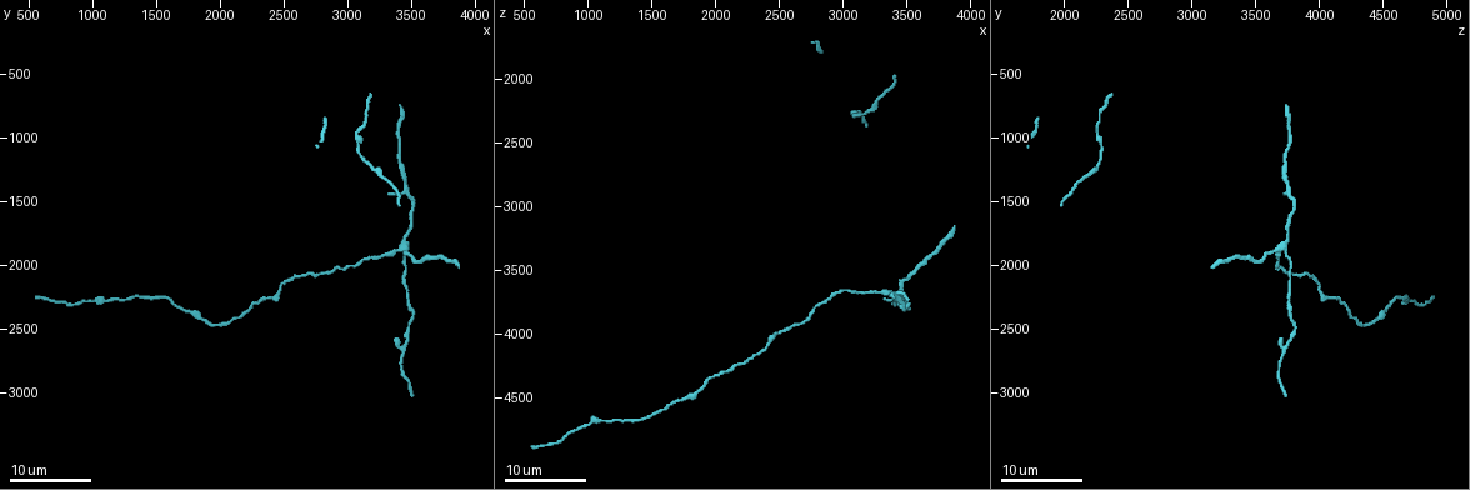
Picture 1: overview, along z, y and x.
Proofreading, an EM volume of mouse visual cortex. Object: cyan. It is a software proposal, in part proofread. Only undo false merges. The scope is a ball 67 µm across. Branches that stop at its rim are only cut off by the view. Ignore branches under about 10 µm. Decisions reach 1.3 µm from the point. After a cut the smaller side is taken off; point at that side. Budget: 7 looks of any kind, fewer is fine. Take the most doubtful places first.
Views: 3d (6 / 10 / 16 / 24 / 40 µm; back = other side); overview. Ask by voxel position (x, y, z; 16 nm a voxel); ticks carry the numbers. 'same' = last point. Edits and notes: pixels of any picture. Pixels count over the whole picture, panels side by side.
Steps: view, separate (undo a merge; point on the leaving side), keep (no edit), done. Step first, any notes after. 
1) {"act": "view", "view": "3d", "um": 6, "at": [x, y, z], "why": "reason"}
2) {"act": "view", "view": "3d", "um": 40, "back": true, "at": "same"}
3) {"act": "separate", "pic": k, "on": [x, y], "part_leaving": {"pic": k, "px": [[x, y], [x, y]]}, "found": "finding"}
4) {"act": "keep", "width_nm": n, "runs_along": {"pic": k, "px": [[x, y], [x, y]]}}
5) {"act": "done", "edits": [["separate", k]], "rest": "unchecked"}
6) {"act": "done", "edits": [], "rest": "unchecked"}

{"act": "view", "view": "3d", "um": 16, "at": [3460, 1860, 3660], "why": "arms part here"}

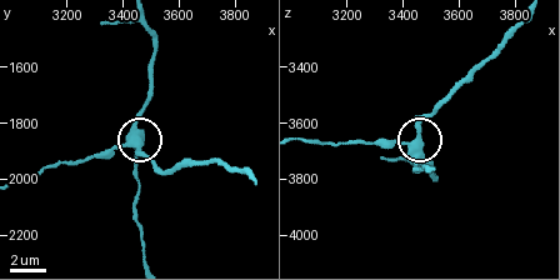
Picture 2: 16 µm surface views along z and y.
{"act": "view", "view": "3d", "um": 6, "at": [3460, 1870, 3670]}

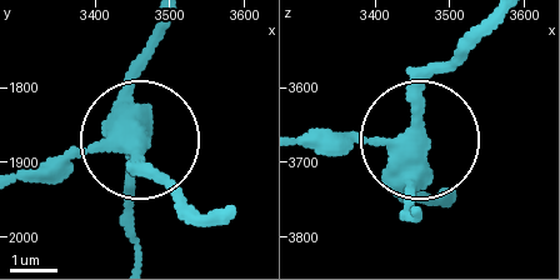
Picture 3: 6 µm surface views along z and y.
{"act": "keep", "width_nm": 360, "runs_along": {"pic": 3, "px": [[21, 184], [141, 140], [129, 216]]}, "found": "continuous, no second neuron"}

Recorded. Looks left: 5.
{"act": "view", "view": "3d", "um": 24, "at": [1780, 2360, 4500], "why": "calibre changes"}

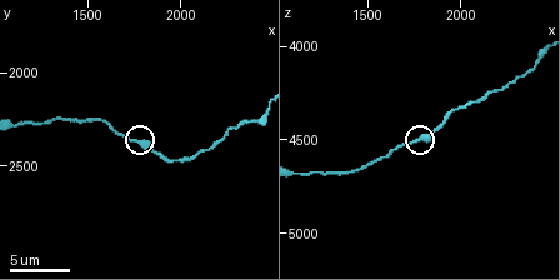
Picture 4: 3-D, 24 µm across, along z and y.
{"act": "view", "view": "3d", "um": 10, "at": [1760, 2380, 4480]}

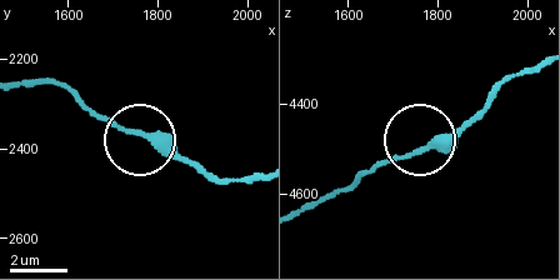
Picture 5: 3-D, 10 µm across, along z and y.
{"act": "keep", "runs_along": {"pic": 5, "px": [[536, 66], [508, 80], [451, 133], [379, 164], [353, 185]]}, "found": "one neuron here"}

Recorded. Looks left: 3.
{"act": "view", "view": "3d", "um": 10, "at": [2400, 2260, 4080], "why": "calibre changes"}

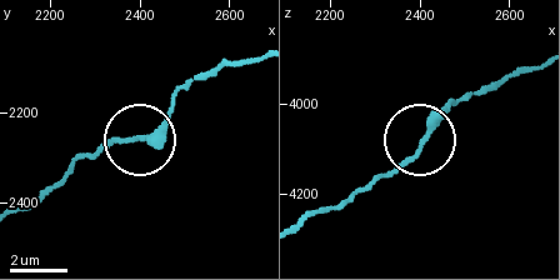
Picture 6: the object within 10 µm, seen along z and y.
{"act": "keep", "width_nm": 190, "found": "one neuron here"}

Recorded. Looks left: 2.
{"act": "view", "view": "3d", "um": 24, "at": [3200, 1940, 3680]}

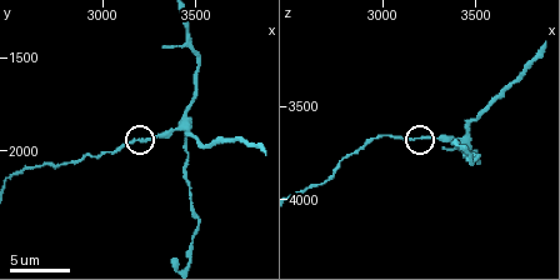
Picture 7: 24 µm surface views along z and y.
{"act": "view", "view": "3d", "um": 10, "at": [3180, 1940, 3660]}

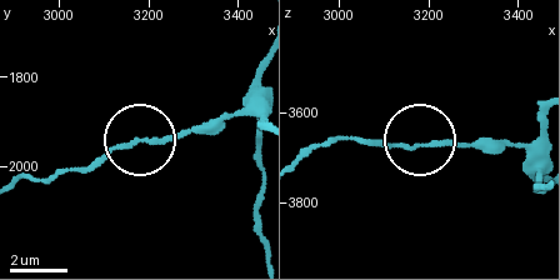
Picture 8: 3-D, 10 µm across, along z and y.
{"act": "keep", "runs_along": {"pic": 8, "px": [[141, 143], [214, 135]]}, "found": "all the same neuron"}

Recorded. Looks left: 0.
{"act": "done", "edits": [], "rest": "unchecked"}

